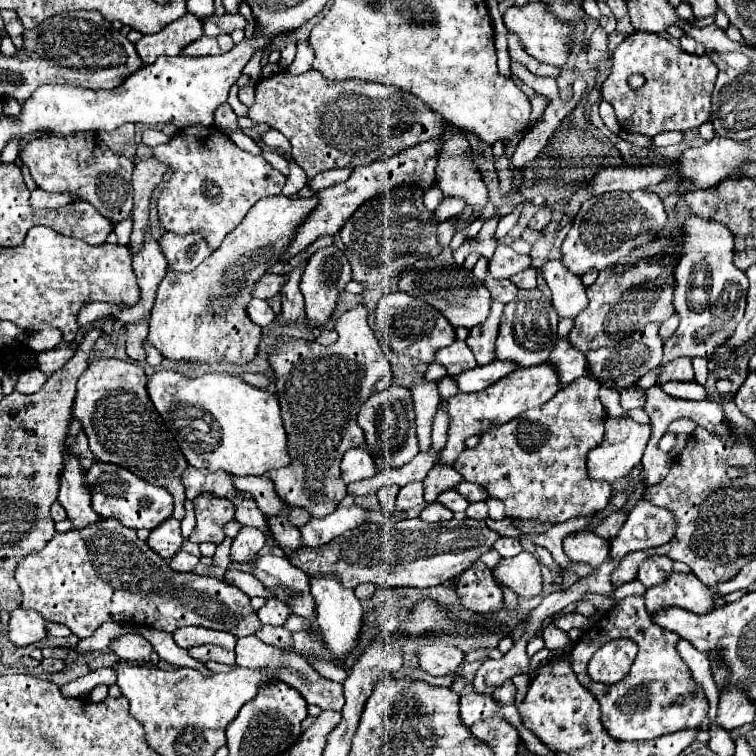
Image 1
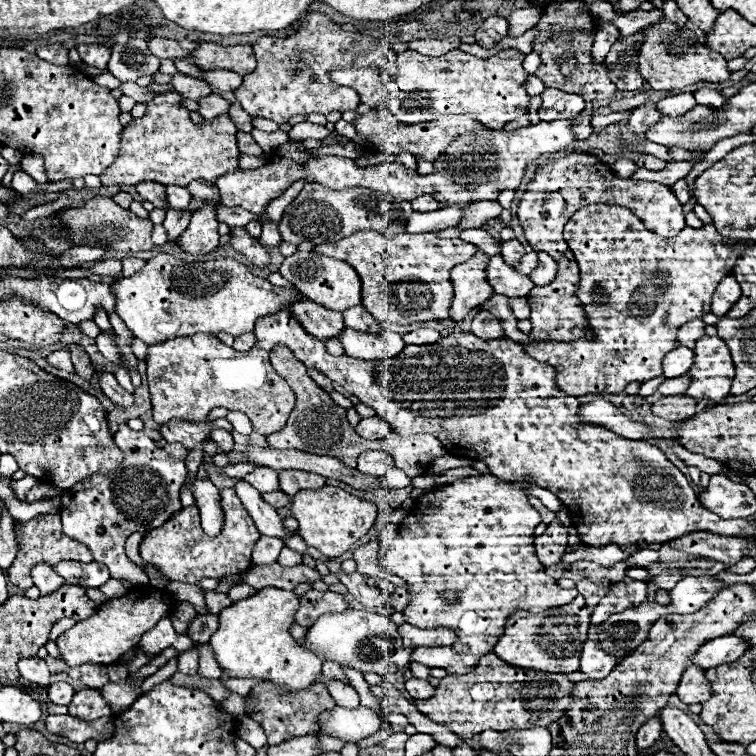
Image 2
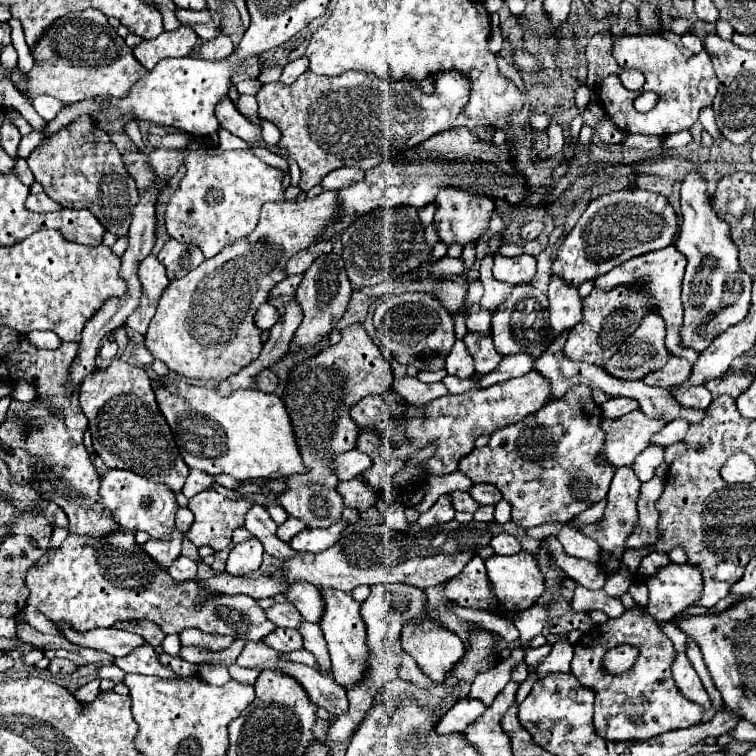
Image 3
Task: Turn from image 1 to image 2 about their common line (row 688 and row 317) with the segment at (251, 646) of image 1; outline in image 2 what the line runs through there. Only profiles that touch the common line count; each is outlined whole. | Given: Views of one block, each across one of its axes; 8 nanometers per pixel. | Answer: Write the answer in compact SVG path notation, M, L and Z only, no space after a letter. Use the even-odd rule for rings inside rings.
M310 300L294 302L290 310L304 326L304 330L322 342L336 338L344 330L342 312L332 312L316 302L310 302Z

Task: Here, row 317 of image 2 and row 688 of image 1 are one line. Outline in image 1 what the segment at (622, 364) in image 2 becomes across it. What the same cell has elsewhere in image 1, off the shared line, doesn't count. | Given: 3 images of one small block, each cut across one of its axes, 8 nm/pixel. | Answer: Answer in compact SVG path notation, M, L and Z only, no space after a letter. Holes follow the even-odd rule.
M628 596L624 600L620 600L610 612L606 612L598 622L594 622L582 636L580 640L574 644L572 648L572 670L578 678L578 682L588 688L596 700L602 706L602 724L608 730L608 734L616 740L652 740L664 734L672 734L672 732L680 732L680 730L688 730L688 728L702 728L708 716L708 698L702 690L702 686L692 678L690 668L686 666L686 662L682 660L682 656L678 654L678 640L680 636L676 636L676 632L664 630L660 626L656 626L644 606L644 596ZM612 638L630 638L638 644L638 656L636 662L632 664L628 676L624 680L620 680L618 684L598 684L592 682L590 676L586 674L586 664L592 658L592 654L604 646L606 642L610 642Z

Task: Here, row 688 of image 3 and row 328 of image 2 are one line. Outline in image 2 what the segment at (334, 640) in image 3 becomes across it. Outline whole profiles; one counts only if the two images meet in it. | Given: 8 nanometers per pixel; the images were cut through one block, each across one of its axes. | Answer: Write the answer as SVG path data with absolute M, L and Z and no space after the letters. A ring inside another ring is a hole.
M346 328L338 340L342 342L344 350L352 358L360 360L384 360L394 358L404 350L404 340L398 332L380 330L378 336L364 336L362 332L352 332Z

